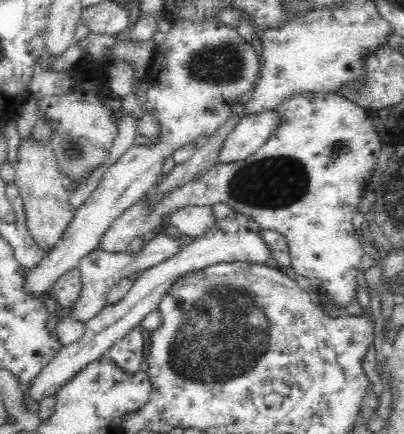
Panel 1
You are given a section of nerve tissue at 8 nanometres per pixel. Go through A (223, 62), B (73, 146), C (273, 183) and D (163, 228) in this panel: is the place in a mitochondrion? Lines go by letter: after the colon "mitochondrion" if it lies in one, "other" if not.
A: mitochondrion
B: mitochondrion
C: mitochondrion
D: other

